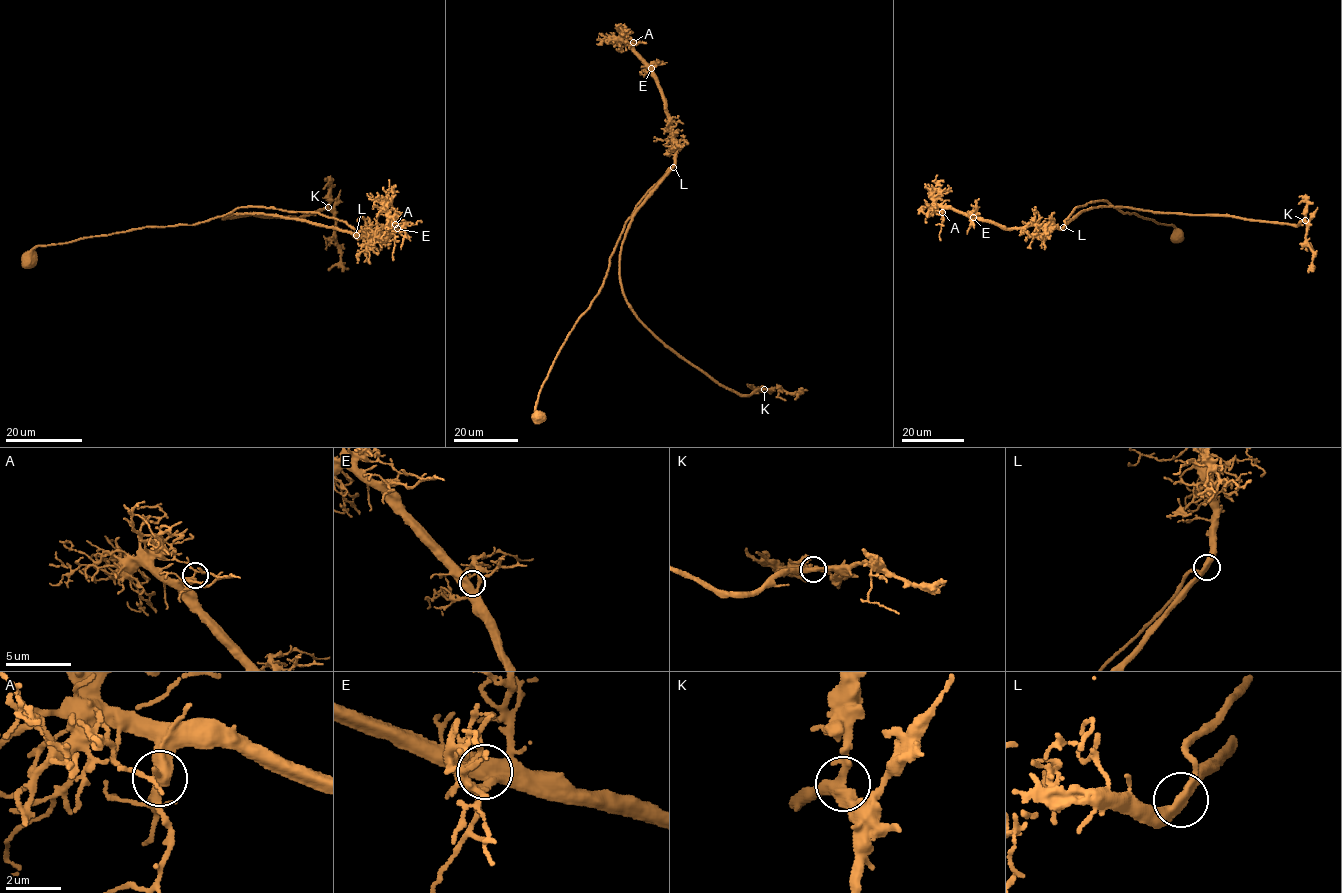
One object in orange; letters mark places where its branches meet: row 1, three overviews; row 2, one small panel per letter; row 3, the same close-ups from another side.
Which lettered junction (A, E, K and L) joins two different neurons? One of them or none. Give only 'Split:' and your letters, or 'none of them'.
Split: none of them

